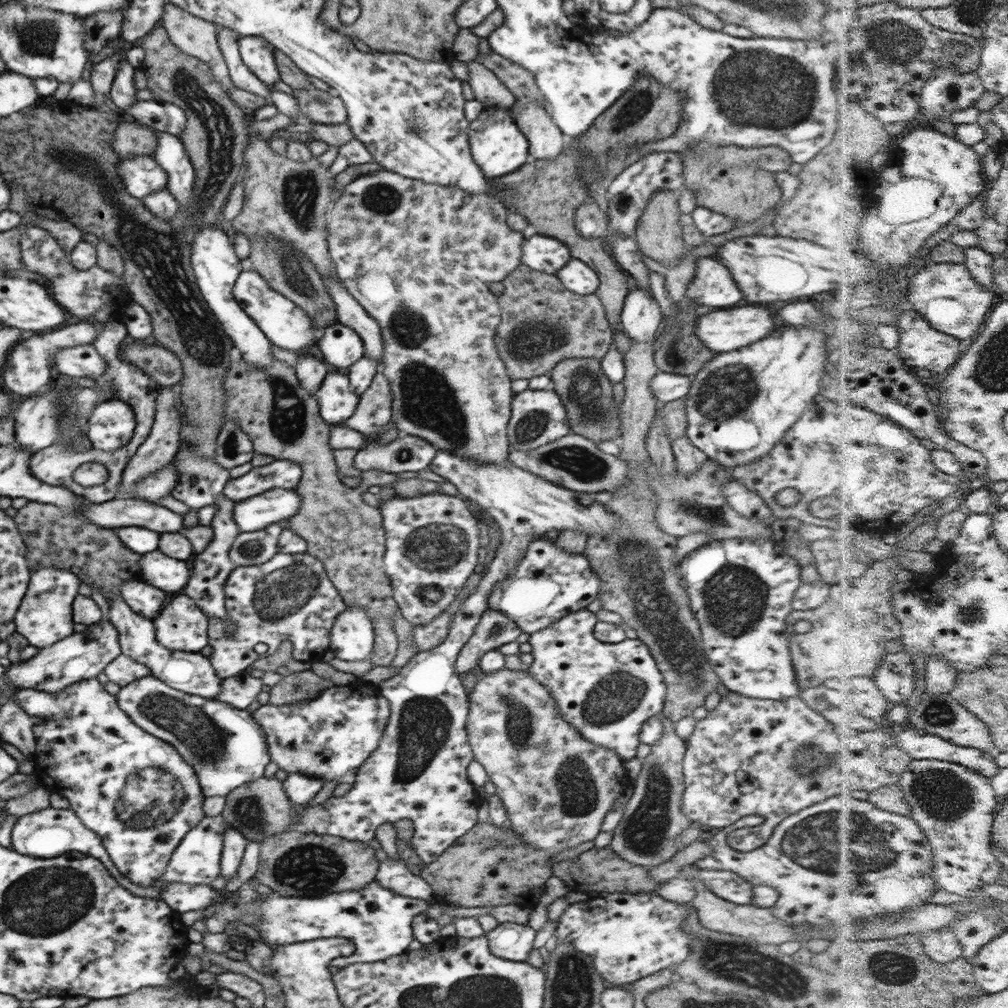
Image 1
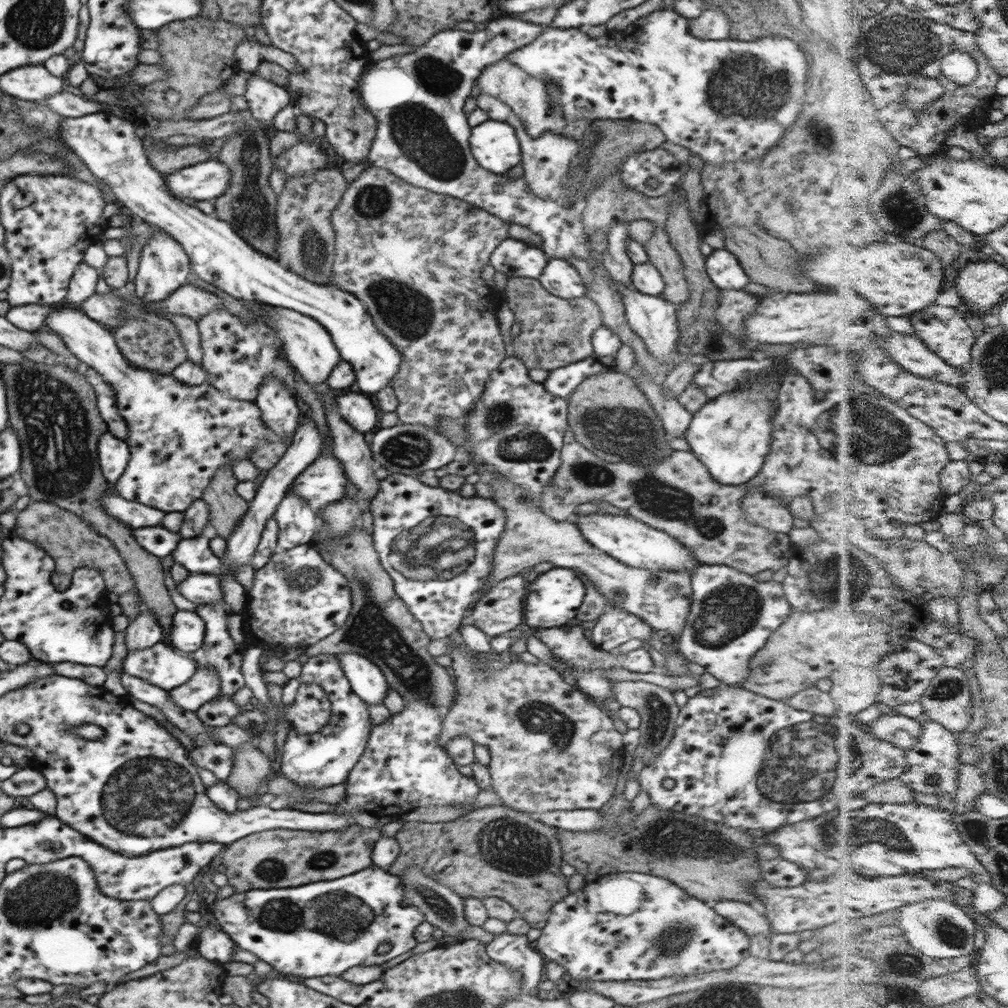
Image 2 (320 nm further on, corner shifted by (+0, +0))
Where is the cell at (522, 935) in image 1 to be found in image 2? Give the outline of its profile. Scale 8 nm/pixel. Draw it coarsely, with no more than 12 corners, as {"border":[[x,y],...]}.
{"border":[[496,935],[487,953],[521,974],[522,989],[537,988],[544,958],[526,935]]}

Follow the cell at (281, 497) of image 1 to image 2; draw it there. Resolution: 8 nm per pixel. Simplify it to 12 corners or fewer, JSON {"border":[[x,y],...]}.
{"border":[[332,454],[319,456],[295,478],[314,512],[345,497],[346,476]]}

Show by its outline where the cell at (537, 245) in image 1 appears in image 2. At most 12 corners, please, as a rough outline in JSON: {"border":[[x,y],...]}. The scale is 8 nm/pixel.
{"border":[[508,237],[489,264],[507,277],[537,279],[548,261],[540,245]]}

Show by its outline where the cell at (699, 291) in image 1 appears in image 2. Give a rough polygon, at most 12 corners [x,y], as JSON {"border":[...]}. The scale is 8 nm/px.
{"border":[[726,248],[705,257],[718,289],[743,290],[751,282]]}

